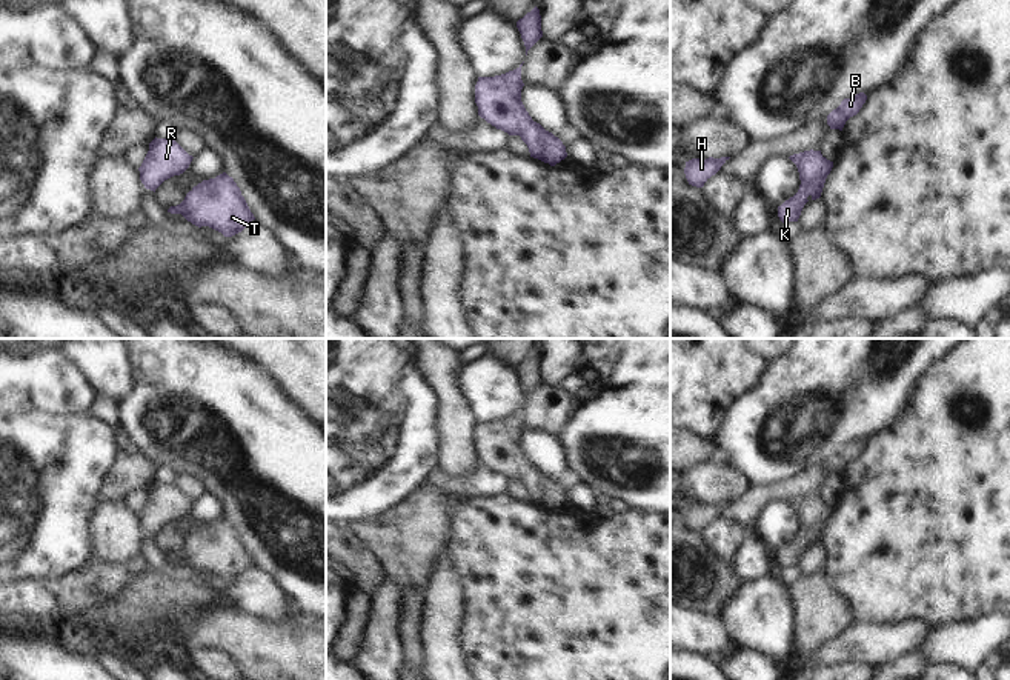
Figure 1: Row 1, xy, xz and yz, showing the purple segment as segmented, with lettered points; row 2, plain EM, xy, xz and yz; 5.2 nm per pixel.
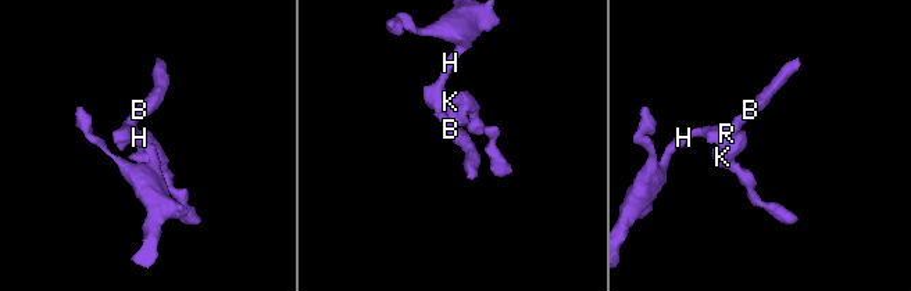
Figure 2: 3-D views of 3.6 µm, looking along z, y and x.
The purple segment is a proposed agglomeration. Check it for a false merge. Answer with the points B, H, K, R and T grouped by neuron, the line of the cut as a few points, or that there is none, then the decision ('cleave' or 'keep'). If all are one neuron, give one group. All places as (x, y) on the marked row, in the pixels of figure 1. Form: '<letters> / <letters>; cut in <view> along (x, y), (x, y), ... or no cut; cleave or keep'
B H K R T; no cut; keep

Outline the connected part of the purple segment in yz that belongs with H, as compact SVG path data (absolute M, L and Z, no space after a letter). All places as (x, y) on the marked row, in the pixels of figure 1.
M709 157L706 160L692 158L686 162L684 174L689 185L703 188L704 183L715 175L729 158L730 157Z

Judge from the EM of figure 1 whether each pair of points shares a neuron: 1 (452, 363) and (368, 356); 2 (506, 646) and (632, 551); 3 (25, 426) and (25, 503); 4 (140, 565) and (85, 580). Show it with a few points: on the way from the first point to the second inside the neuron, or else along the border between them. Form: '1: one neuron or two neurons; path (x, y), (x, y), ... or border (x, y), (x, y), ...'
1: two neurons; border (418, 354), (417, 365), (437, 390)
2: one neuron; path (537, 646), (601, 582)
3: one neuron; path (25, 445), (25, 485)
4: one neuron; path (126, 573), (109, 580), (99, 580)

